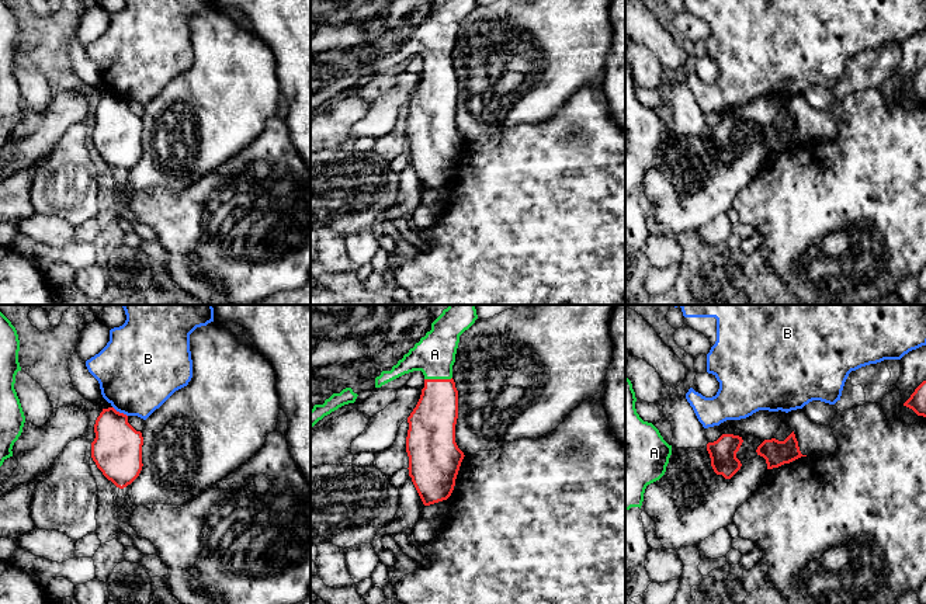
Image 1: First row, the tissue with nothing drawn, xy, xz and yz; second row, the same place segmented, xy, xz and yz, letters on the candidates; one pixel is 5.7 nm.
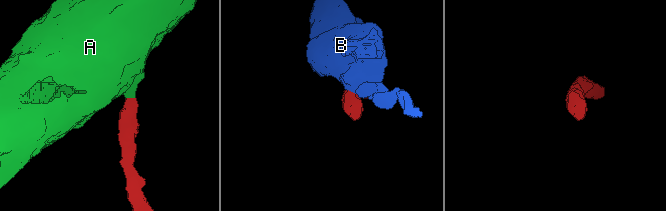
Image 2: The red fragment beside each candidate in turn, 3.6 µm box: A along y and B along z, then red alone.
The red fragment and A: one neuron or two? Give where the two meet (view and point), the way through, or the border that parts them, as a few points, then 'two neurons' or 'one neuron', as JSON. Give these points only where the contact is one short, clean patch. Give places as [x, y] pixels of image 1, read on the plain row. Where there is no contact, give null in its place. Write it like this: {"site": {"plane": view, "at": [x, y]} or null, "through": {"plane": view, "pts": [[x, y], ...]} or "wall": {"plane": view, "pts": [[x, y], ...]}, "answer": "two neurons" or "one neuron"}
{"site": {"plane": "xz", "at": [437, 65]}, "through": {"plane": "xz", "pts": [[433, 106], [437, 96], [437, 65], [434, 40]]}, "answer": "one neuron"}

